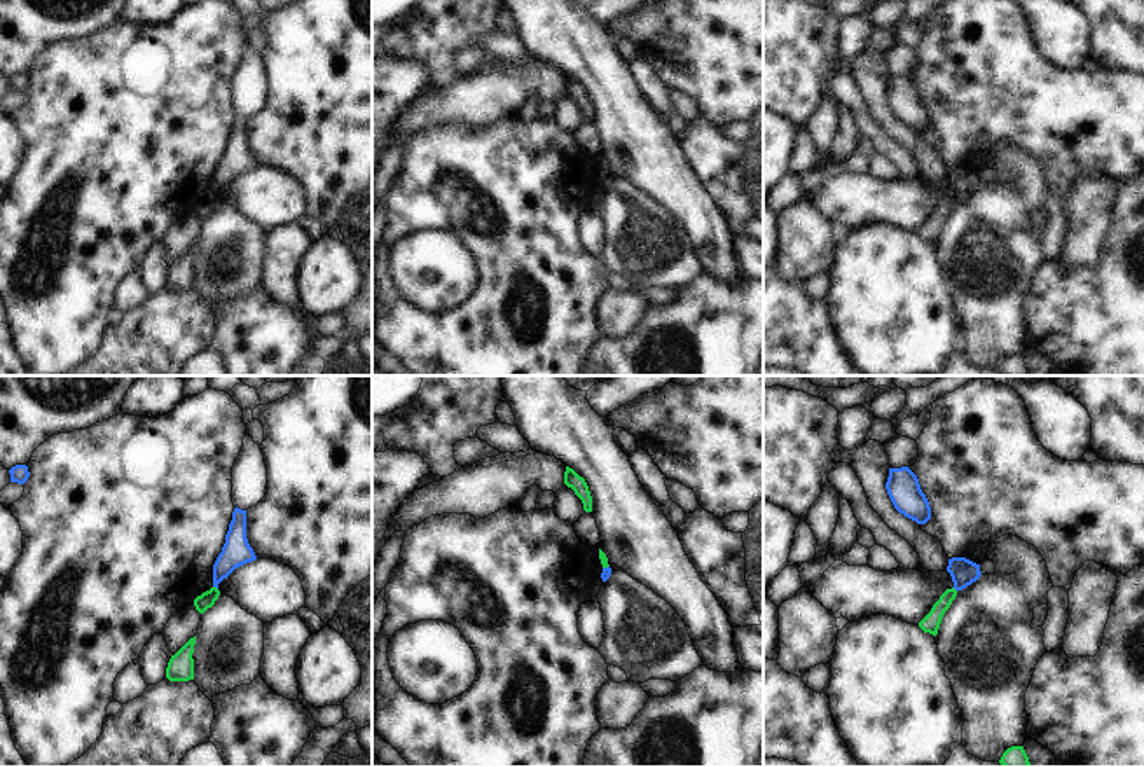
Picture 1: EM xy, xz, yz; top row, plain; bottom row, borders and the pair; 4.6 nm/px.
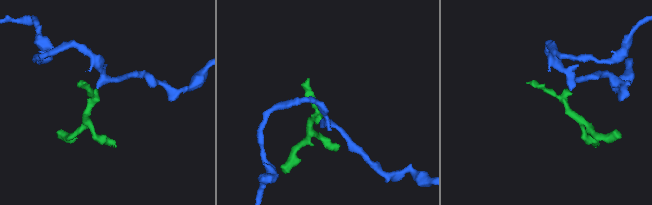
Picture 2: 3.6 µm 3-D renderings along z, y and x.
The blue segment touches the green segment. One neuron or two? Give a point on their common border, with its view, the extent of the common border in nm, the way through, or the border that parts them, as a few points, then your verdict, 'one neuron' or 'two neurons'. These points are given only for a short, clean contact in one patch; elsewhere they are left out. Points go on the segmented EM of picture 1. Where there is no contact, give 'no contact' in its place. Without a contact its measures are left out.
meets blue in xy at (215, 586); contact 30 nm long; border along xy (213, 586), (217, 589); two neurons

